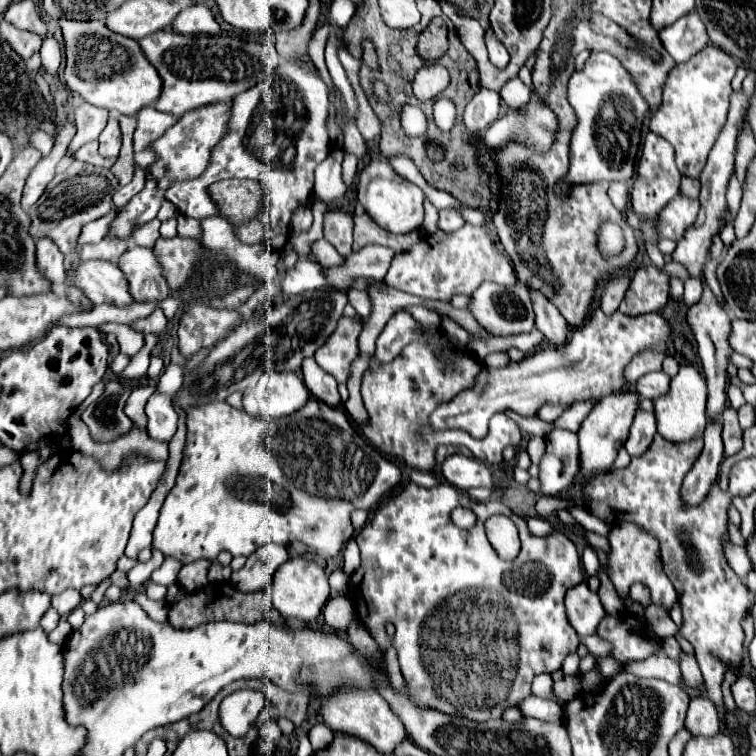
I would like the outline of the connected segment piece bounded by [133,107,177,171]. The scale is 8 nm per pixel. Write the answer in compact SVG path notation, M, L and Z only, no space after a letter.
M145 107L137 115L137 129L133 135L135 141L135 155L137 155L137 165L147 171L147 159L157 159L157 153L153 153L151 143L165 135L165 131L177 123L177 117L169 113L161 113L155 107Z

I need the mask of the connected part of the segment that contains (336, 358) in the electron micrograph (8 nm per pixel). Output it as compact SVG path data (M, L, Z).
M345 317L339 319L337 331L331 333L331 339L319 351L315 351L315 361L327 373L331 373L339 383L347 383L351 375L351 363L359 359L359 333L361 333L361 317Z

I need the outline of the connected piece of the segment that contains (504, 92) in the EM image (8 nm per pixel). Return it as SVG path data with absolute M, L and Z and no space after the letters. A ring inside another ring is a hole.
M519 77L509 79L503 87L501 87L501 99L507 107L523 107L523 103L529 101L529 89L523 85L523 81Z

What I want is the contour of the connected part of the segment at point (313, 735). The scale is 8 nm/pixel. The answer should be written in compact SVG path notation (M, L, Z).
M317 723L317 725L313 725L313 727L307 731L307 737L309 737L309 741L311 741L313 751L319 751L319 749L325 749L325 747L331 743L333 731L331 731L325 723Z

